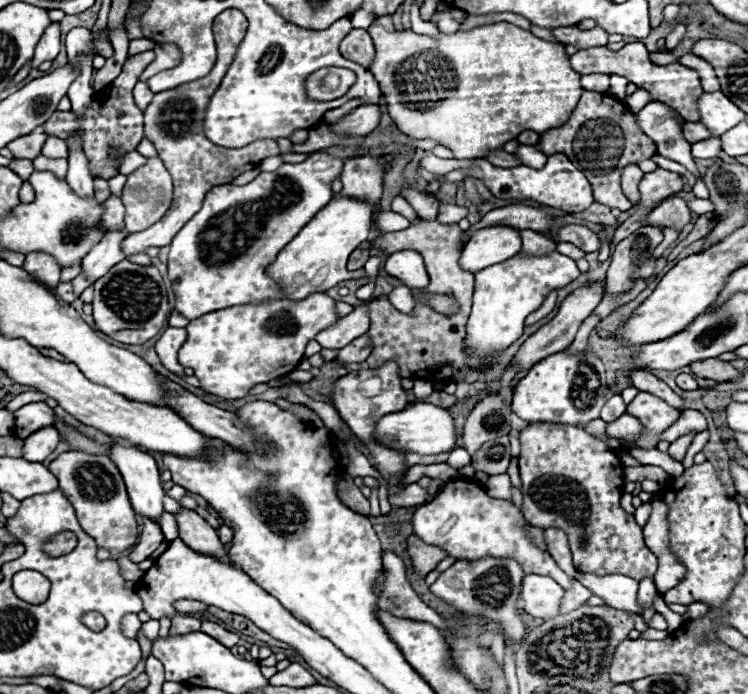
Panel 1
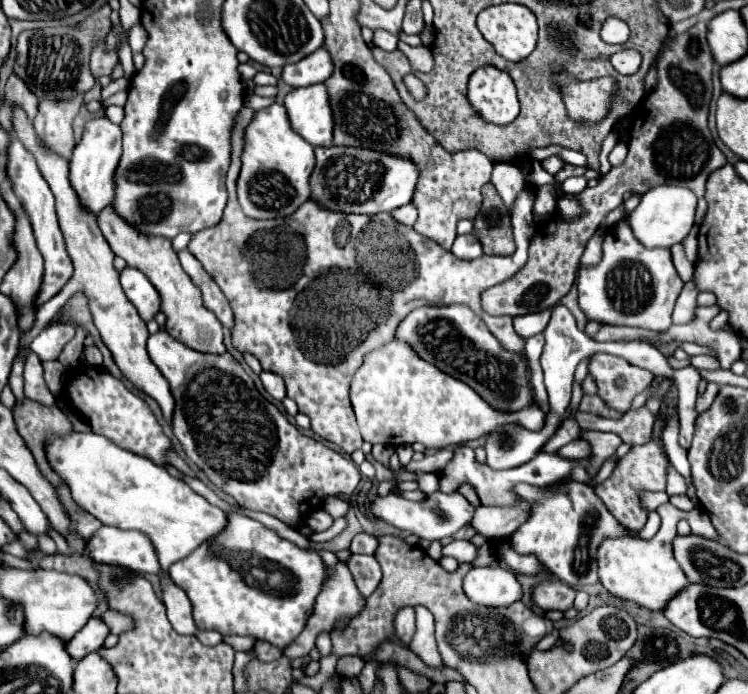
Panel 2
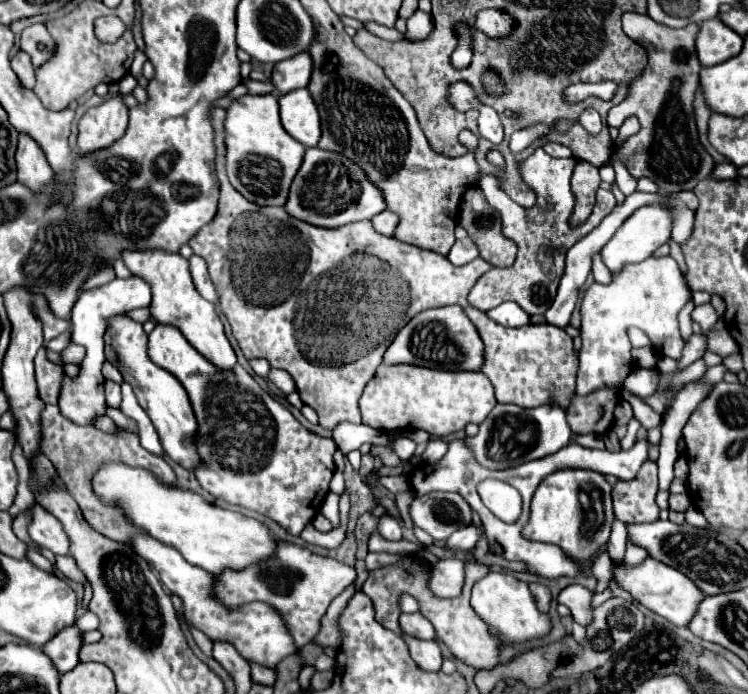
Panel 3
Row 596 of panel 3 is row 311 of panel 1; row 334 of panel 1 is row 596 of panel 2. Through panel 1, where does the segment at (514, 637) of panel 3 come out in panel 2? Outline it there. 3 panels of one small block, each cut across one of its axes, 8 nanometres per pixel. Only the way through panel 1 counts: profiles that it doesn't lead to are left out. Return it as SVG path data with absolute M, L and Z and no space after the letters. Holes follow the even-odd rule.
M504 566L472 568L464 576L462 586L464 594L480 606L500 608L510 606L522 598L522 588L516 580L516 574Z

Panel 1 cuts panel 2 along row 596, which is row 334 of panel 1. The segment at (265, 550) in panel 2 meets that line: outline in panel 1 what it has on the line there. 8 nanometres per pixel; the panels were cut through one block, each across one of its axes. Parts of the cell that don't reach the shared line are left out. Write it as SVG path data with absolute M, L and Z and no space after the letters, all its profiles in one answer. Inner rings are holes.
M314 292L302 300L274 300L260 306L234 306L204 314L186 326L188 340L178 352L178 362L184 368L194 370L194 376L202 382L202 388L206 392L222 398L244 398L254 384L264 384L296 370L296 366L304 358L306 344L322 328L338 320L334 304L336 300L332 300L326 292Z

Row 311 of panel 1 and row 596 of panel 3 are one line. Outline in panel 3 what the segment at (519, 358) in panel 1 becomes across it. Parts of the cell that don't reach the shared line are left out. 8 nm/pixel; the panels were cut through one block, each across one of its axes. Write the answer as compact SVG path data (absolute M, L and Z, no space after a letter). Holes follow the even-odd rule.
M572 584L566 586L560 594L558 594L558 602L566 604L572 612L574 622L578 622L580 626L590 626L592 620L592 592L580 584Z

